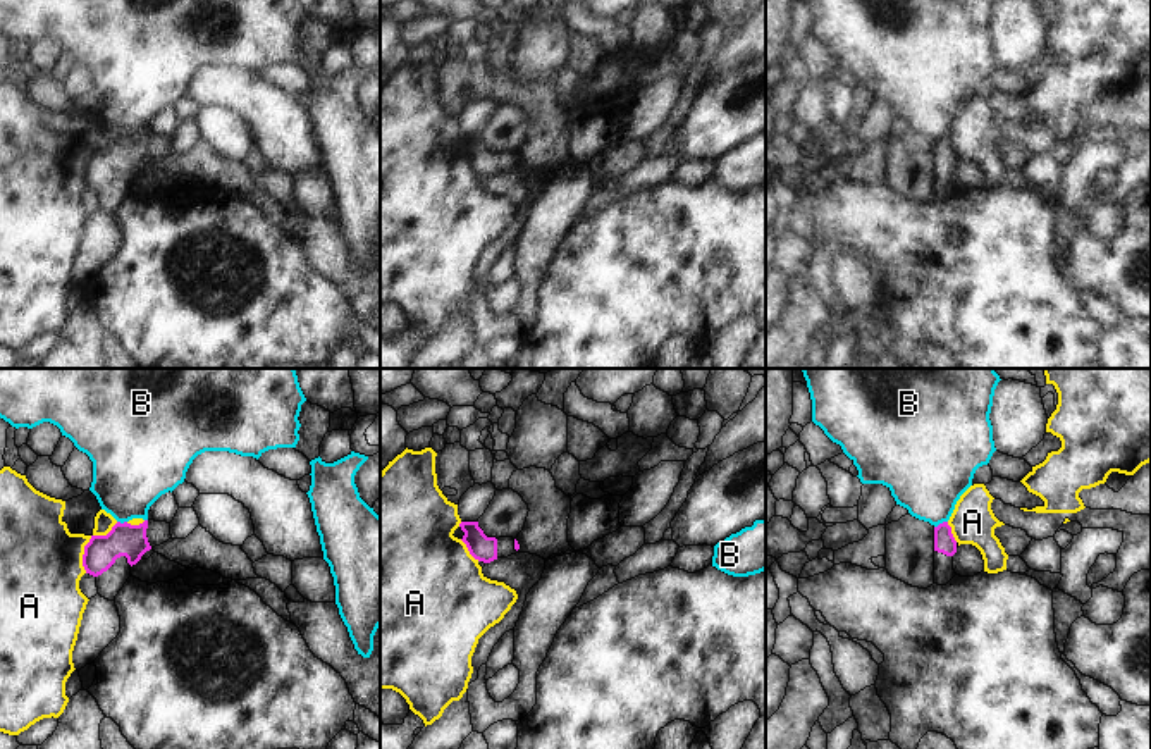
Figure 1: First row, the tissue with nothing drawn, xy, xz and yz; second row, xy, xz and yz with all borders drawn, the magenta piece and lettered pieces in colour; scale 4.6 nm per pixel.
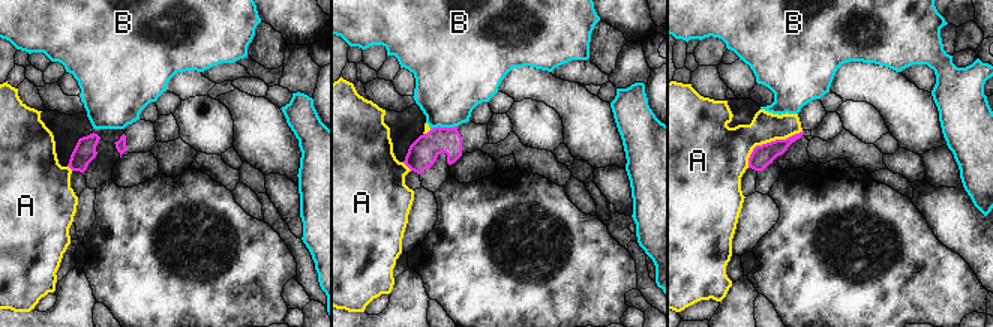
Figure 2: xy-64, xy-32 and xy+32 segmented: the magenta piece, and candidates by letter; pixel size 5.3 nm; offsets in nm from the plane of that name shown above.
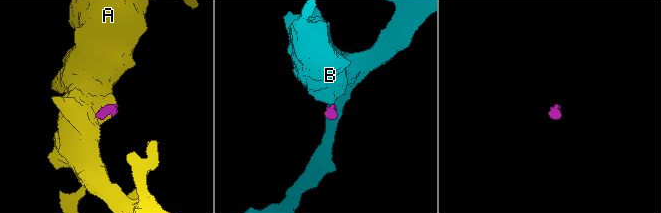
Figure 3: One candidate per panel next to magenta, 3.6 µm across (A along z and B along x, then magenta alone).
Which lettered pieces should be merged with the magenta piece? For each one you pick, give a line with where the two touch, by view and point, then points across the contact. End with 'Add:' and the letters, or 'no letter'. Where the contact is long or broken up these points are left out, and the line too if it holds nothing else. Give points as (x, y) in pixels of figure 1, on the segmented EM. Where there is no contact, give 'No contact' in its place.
Add: no letter

